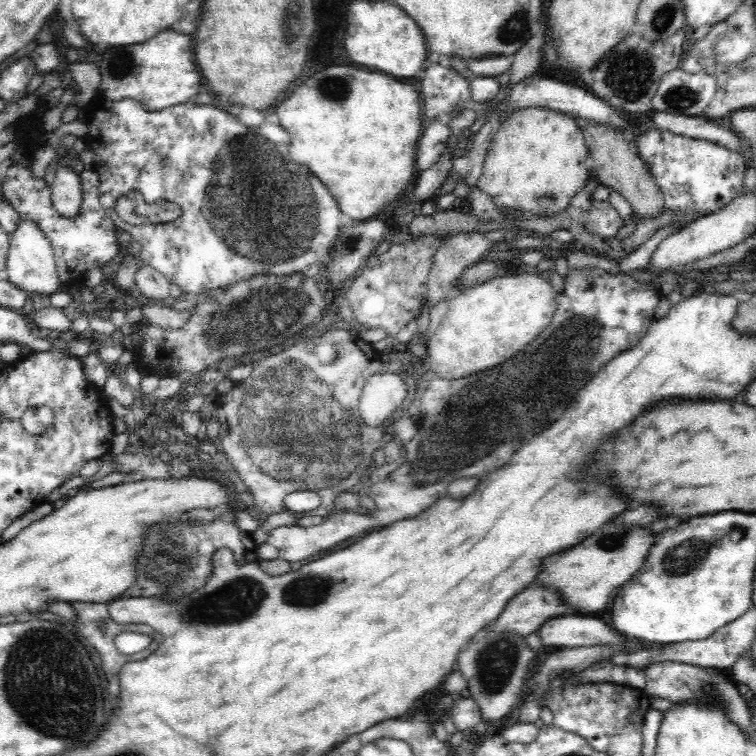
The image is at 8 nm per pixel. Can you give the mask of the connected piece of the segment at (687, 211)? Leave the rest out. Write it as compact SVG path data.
M658 127L632 136L630 140L663 192L665 210L672 212L674 218L694 215L691 222L696 222L699 218L717 213L745 190L743 177L747 164L741 154L730 152L728 148Z

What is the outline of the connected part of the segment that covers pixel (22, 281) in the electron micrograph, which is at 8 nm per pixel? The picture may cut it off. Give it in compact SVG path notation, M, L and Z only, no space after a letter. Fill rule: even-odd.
M20 220L18 228L10 235L6 257L7 281L26 292L52 294L54 291L67 290L68 286L59 283L56 274L56 261L52 243L46 235L31 222Z

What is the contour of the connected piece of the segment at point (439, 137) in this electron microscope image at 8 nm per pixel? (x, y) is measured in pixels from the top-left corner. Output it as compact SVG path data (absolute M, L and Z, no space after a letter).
M436 120L436 122L425 123L422 136L417 142L416 170L419 172L430 170L438 162L438 158L442 158L451 134L452 130L445 122Z

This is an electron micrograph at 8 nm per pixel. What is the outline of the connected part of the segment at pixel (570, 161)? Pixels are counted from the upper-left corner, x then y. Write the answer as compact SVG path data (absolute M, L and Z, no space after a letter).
M527 106L506 114L491 140L478 188L493 197L500 210L530 210L551 215L564 210L578 190L587 186L590 156L578 119L560 110Z

